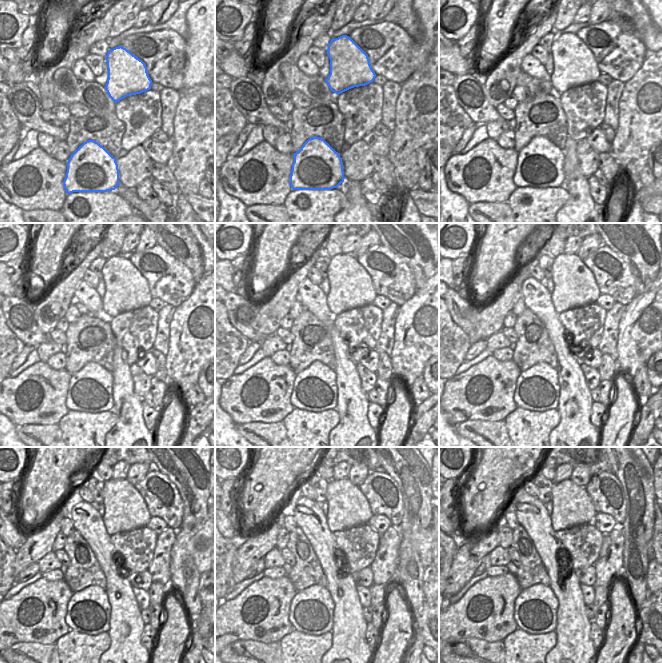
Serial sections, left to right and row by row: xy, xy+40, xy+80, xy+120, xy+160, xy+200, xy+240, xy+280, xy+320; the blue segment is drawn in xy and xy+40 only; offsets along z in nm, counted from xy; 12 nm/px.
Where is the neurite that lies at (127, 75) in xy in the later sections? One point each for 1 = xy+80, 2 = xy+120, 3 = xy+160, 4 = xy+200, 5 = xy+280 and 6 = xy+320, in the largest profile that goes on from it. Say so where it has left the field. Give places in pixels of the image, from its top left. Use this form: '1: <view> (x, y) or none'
1: xy+80 (574, 64)
2: xy+120 (127, 289)
3: xy+160 (351, 286)
4: xy+200 (574, 284)
5: xy+280 (347, 506)
6: xy+320 (571, 505)

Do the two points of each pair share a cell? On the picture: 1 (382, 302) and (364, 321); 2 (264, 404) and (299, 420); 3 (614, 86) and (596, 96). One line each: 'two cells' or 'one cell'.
1: two cells
2: two cells
3: two cells

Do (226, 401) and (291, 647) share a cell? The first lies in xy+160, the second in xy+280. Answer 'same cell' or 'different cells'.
different cells

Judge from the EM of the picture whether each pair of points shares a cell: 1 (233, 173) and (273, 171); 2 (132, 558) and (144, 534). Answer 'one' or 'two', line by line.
1: one
2: one

